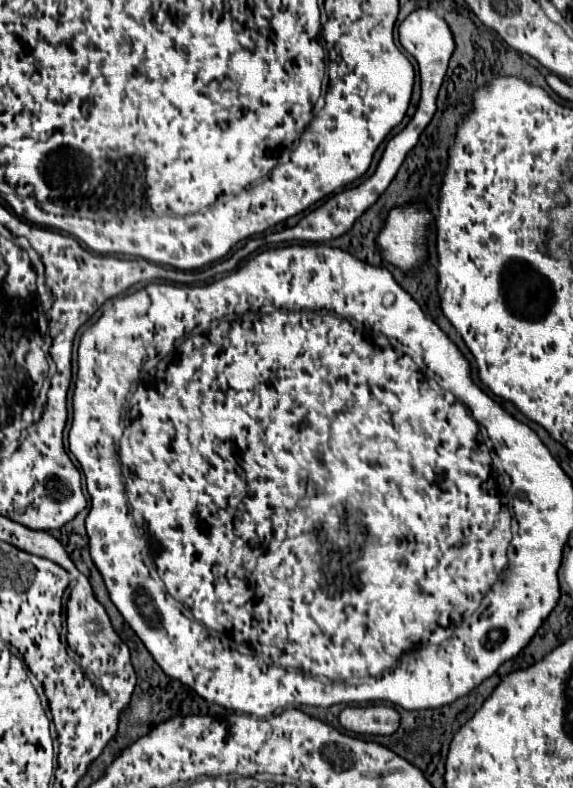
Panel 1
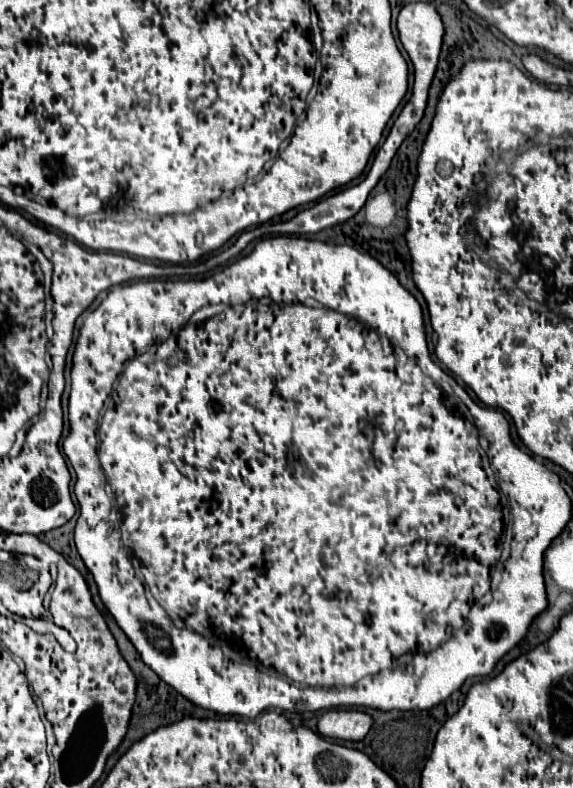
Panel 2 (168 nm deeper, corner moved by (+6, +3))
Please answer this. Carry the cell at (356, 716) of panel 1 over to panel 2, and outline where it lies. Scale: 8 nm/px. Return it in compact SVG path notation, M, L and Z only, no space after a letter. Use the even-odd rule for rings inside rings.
M330 710L326 712L316 730L322 736L336 738L336 740L362 740L372 726L372 718L360 710Z

